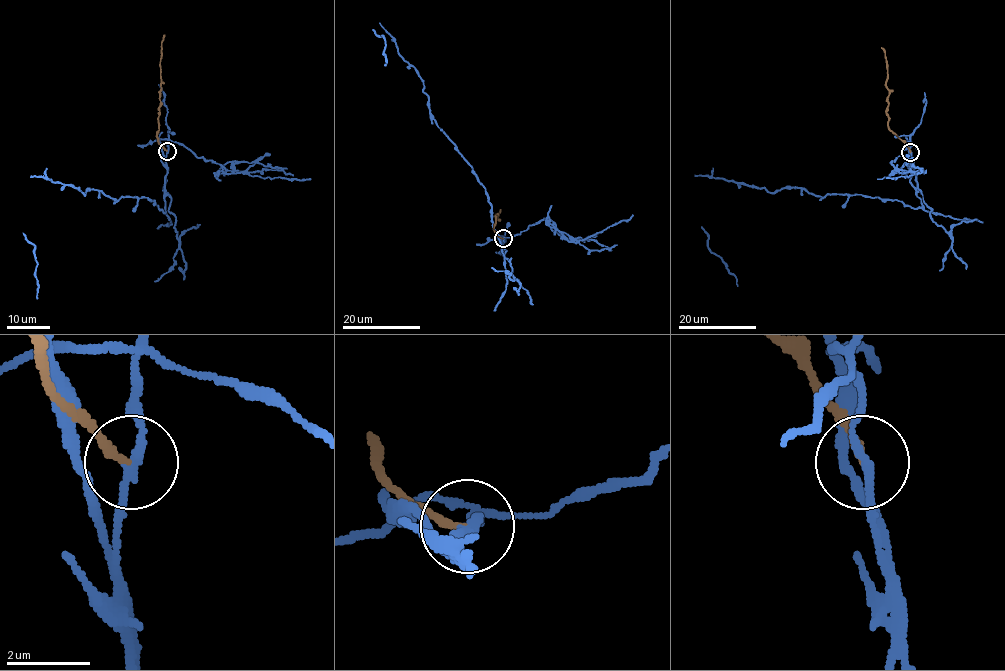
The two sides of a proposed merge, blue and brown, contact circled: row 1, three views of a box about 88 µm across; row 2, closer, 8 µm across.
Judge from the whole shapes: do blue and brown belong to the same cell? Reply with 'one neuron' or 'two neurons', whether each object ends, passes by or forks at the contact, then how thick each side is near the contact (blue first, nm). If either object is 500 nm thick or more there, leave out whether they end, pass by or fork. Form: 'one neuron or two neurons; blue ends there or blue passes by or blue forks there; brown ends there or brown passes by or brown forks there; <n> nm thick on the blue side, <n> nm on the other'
two neurons; blue passes by; brown ends there; 200 nm thick on the blue side, 180 nm on the other

